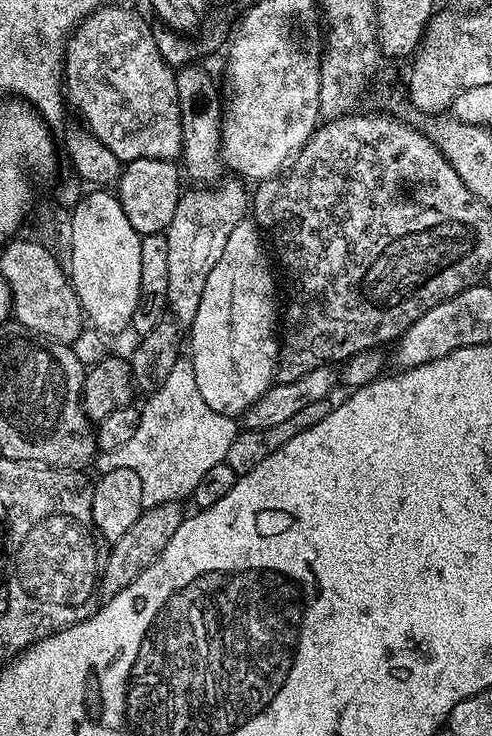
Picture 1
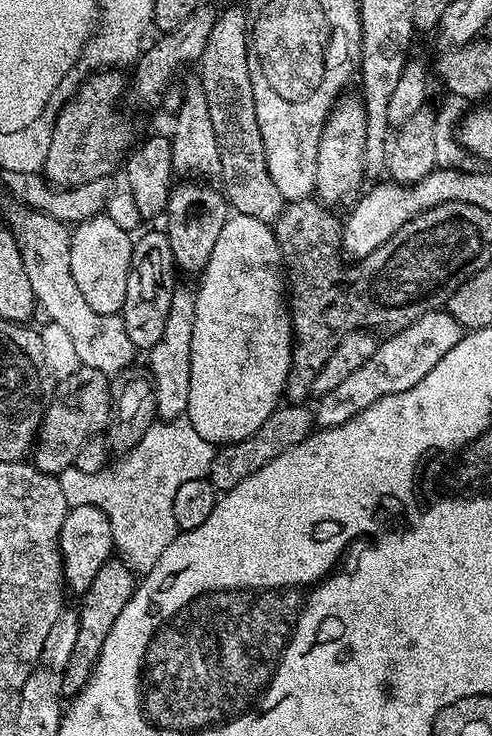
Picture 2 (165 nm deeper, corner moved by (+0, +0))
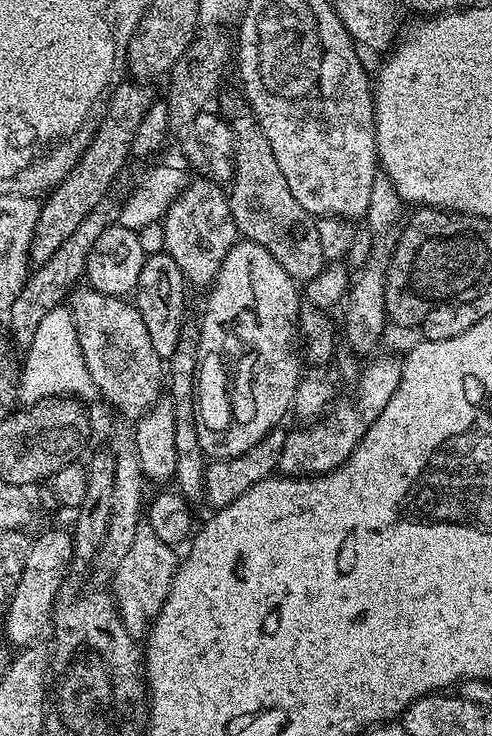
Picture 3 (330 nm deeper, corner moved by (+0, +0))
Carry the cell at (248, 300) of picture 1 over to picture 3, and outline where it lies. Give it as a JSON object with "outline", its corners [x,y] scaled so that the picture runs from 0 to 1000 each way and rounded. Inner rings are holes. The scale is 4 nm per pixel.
{"outline":[[[498,325],[482,329],[467,340],[467,345],[459,345],[459,351],[439,374],[439,380],[421,393],[419,401],[423,401],[423,414],[415,418],[415,436],[407,435],[402,440],[407,448],[407,485],[404,500],[398,505],[396,529],[402,601],[409,602],[409,610],[415,613],[417,621],[453,622],[459,620],[482,620],[500,611],[508,611],[508,606],[516,606],[537,591],[551,587],[555,582],[571,575],[561,565],[561,446],[573,448],[573,440],[606,443],[598,438],[598,427],[610,427],[614,402],[606,395],[604,382],[593,380],[589,372],[581,372],[581,367],[573,367],[573,361],[565,361],[557,346],[541,340],[539,334],[528,334],[524,329]]]}

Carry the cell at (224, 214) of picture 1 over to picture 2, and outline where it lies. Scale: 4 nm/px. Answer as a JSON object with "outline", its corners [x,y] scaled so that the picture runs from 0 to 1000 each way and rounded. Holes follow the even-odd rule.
{"outline":[[[360,390],[354,405],[346,405],[346,427],[337,427],[337,448],[329,459],[299,474],[305,515],[317,531],[317,563],[327,572],[364,571],[380,561],[386,541],[386,465],[394,459],[394,427],[398,398],[386,390]]]}

